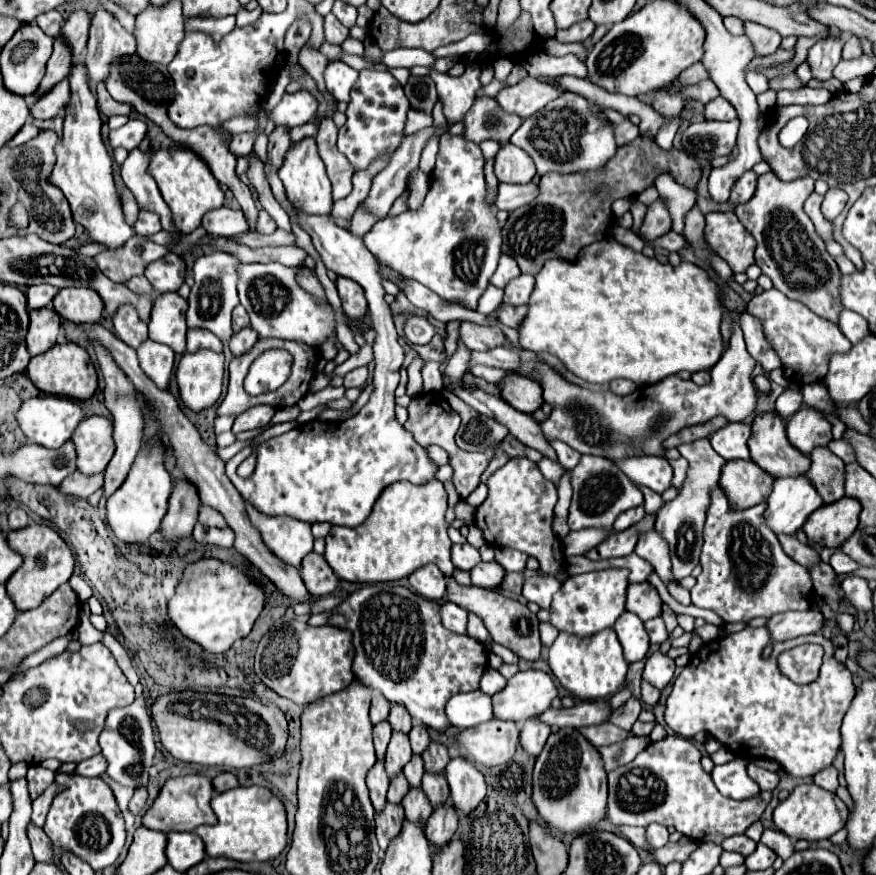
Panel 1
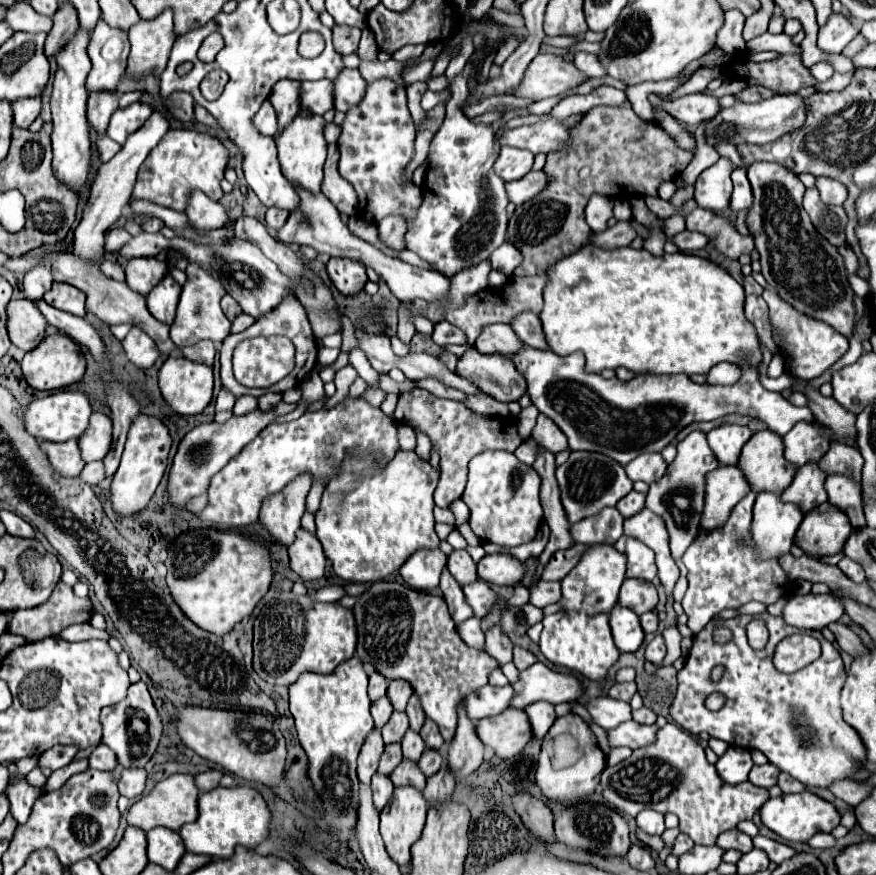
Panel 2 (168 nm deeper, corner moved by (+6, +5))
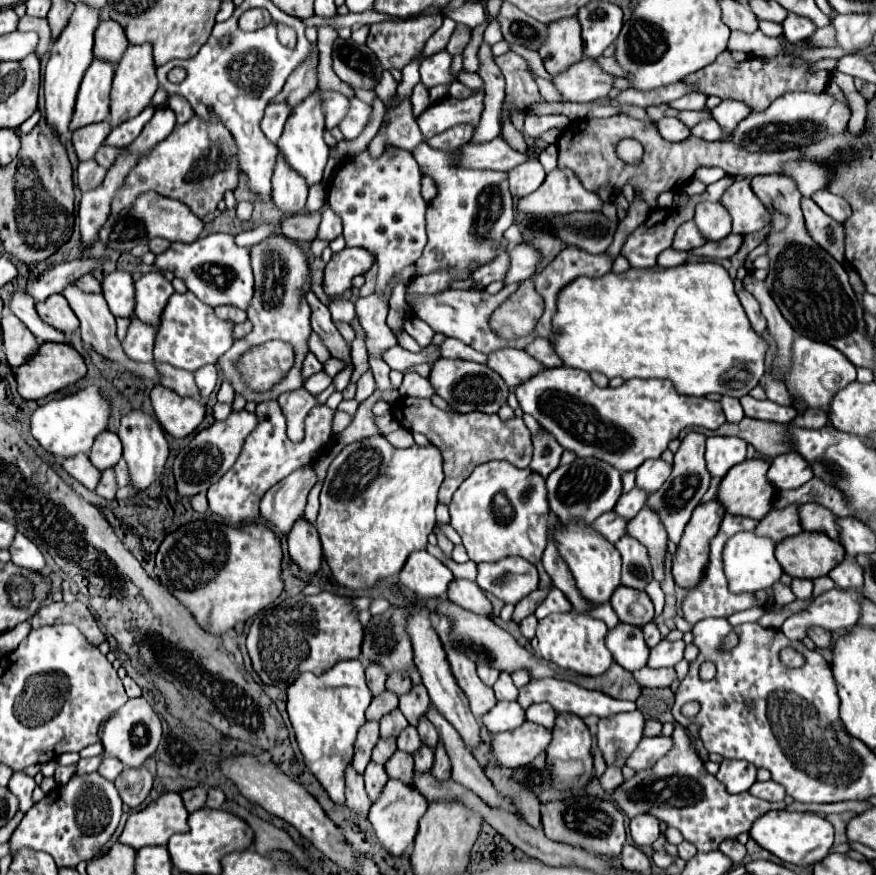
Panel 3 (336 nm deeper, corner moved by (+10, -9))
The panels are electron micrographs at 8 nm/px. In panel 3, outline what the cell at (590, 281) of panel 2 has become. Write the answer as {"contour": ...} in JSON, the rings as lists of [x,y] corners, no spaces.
{"contour":[[[684,263],[684,265],[678,265],[678,267],[670,267],[670,269],[664,269],[664,267],[654,267],[654,269],[642,269],[642,271],[634,271],[634,273],[606,273],[604,277],[578,277],[574,279],[572,283],[568,283],[566,287],[560,289],[558,293],[558,311],[552,319],[552,335],[550,335],[550,343],[554,345],[554,351],[558,353],[558,357],[562,359],[564,365],[568,367],[576,367],[576,369],[582,369],[582,371],[598,371],[598,373],[604,373],[608,379],[612,377],[622,377],[622,379],[634,379],[634,377],[640,377],[640,379],[652,379],[652,377],[660,377],[660,379],[670,379],[674,383],[674,389],[680,393],[680,395],[696,395],[696,397],[702,397],[702,395],[710,395],[710,393],[718,393],[718,395],[730,395],[730,397],[744,397],[748,395],[760,381],[760,377],[764,375],[764,355],[766,355],[766,341],[756,335],[750,327],[750,321],[746,317],[746,311],[740,303],[740,299],[736,297],[736,291],[734,291],[734,283],[728,275],[728,271],[718,265],[718,263]]]}

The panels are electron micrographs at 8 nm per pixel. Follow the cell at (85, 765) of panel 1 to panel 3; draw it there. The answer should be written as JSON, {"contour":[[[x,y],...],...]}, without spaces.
{"contour":[[[104,757],[104,761],[100,763],[100,767],[98,767],[98,773],[104,777],[104,779],[108,779],[108,781],[114,781],[116,777],[118,777],[118,773],[122,773],[122,763],[118,763],[118,759],[114,759],[114,757]]]}

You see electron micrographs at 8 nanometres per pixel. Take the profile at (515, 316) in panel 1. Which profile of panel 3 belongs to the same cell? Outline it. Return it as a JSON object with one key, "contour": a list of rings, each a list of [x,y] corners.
{"contour":[[[536,337],[524,351],[528,355],[532,355],[536,361],[540,361],[544,367],[558,367],[558,365],[562,365],[562,361],[556,357],[550,341],[544,339],[544,337]]]}

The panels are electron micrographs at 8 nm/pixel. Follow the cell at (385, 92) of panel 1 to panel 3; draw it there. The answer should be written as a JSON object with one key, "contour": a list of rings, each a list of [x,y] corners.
{"contour":[[[388,145],[380,157],[372,157],[368,151],[360,151],[350,161],[342,165],[342,169],[336,173],[334,181],[330,183],[328,203],[330,207],[342,217],[344,221],[344,239],[348,247],[362,247],[370,251],[376,257],[378,263],[378,287],[376,293],[382,293],[386,283],[406,265],[418,261],[422,255],[422,249],[426,245],[426,223],[424,223],[424,211],[426,201],[420,195],[420,167],[414,159],[414,155],[402,147]]]}

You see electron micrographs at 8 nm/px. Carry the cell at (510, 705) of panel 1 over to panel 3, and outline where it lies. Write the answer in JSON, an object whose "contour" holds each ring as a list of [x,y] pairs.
{"contour":[[[546,677],[546,679],[532,679],[528,685],[524,685],[520,689],[520,695],[516,699],[524,709],[528,709],[534,703],[550,703],[552,709],[556,713],[574,713],[578,717],[586,717],[586,715],[596,715],[596,717],[608,717],[614,713],[622,713],[622,711],[634,711],[636,703],[632,701],[620,701],[620,699],[610,699],[608,695],[602,695],[600,691],[588,691],[576,683],[570,681],[560,681],[554,677]]]}

